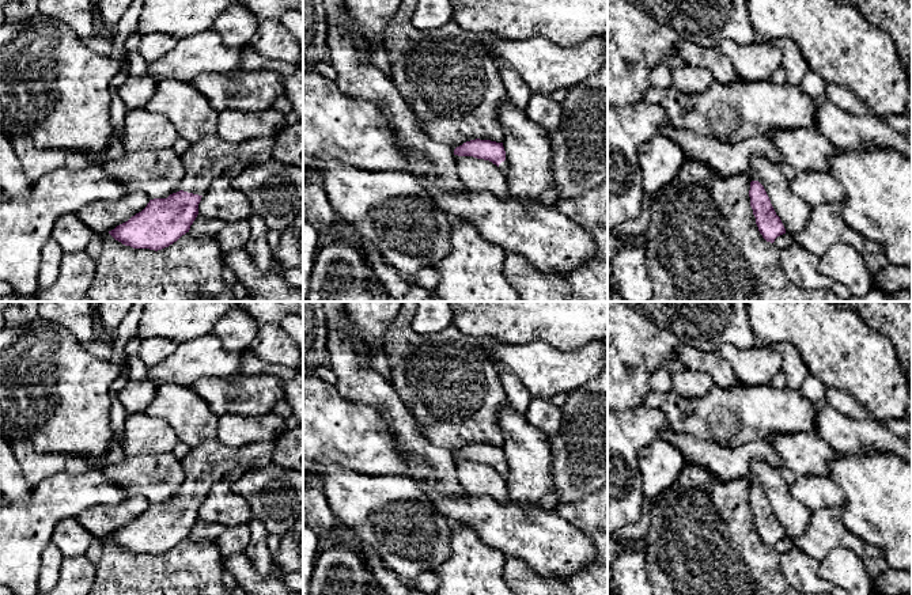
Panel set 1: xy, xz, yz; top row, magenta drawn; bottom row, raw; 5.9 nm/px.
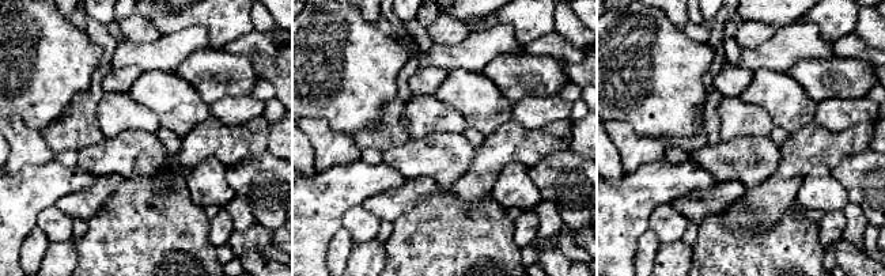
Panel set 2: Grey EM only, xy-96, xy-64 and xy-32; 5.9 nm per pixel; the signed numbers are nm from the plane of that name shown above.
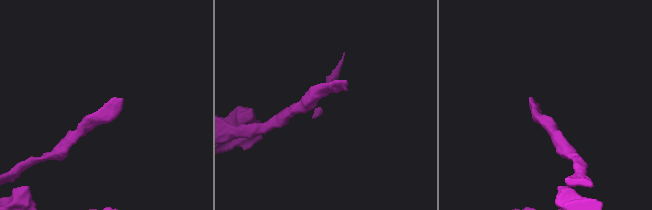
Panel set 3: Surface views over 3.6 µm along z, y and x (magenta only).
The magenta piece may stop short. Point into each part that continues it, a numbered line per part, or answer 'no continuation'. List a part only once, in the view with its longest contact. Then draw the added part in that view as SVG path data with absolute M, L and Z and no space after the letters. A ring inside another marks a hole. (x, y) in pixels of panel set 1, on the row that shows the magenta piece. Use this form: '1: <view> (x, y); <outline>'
1: xy (209, 158); M209 134L192 143L183 154L181 190L203 196L215 178L234 178L250 164L272 158L273 136L249 139L236 144Z

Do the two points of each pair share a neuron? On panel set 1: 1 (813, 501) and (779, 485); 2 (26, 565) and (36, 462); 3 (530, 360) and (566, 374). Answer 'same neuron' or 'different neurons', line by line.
1: different neurons
2: different neurons
3: same neuron

